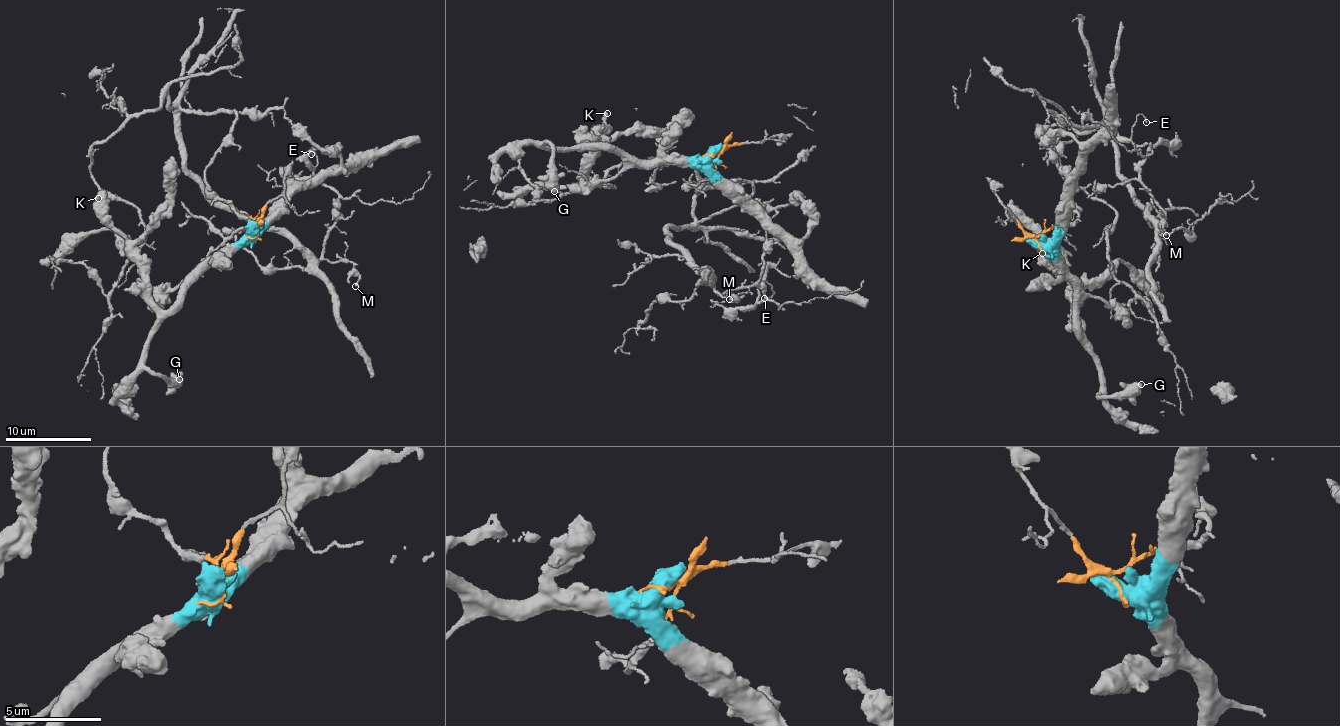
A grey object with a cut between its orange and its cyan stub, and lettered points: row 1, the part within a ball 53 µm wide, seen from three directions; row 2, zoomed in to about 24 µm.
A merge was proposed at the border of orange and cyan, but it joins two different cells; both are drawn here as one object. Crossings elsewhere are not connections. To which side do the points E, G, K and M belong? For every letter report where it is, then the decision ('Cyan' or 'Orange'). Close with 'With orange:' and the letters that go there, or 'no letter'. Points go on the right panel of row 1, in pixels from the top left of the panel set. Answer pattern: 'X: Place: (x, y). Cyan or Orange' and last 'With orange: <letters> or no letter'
E: Place: (1146, 122). Orange
G: Place: (1141, 384). Cyan
K: Place: (1042, 253). Cyan
M: Place: (1166, 235). Orange
With orange: E, M

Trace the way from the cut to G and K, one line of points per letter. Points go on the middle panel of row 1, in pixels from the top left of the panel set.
G: (716, 153), (652, 160), (606, 150), (563, 148), (545, 142), (553, 150), (553, 192)
K: (716, 153), (658, 158), (626, 156), (592, 148), (588, 142), (603, 145), (599, 134), (607, 112)

